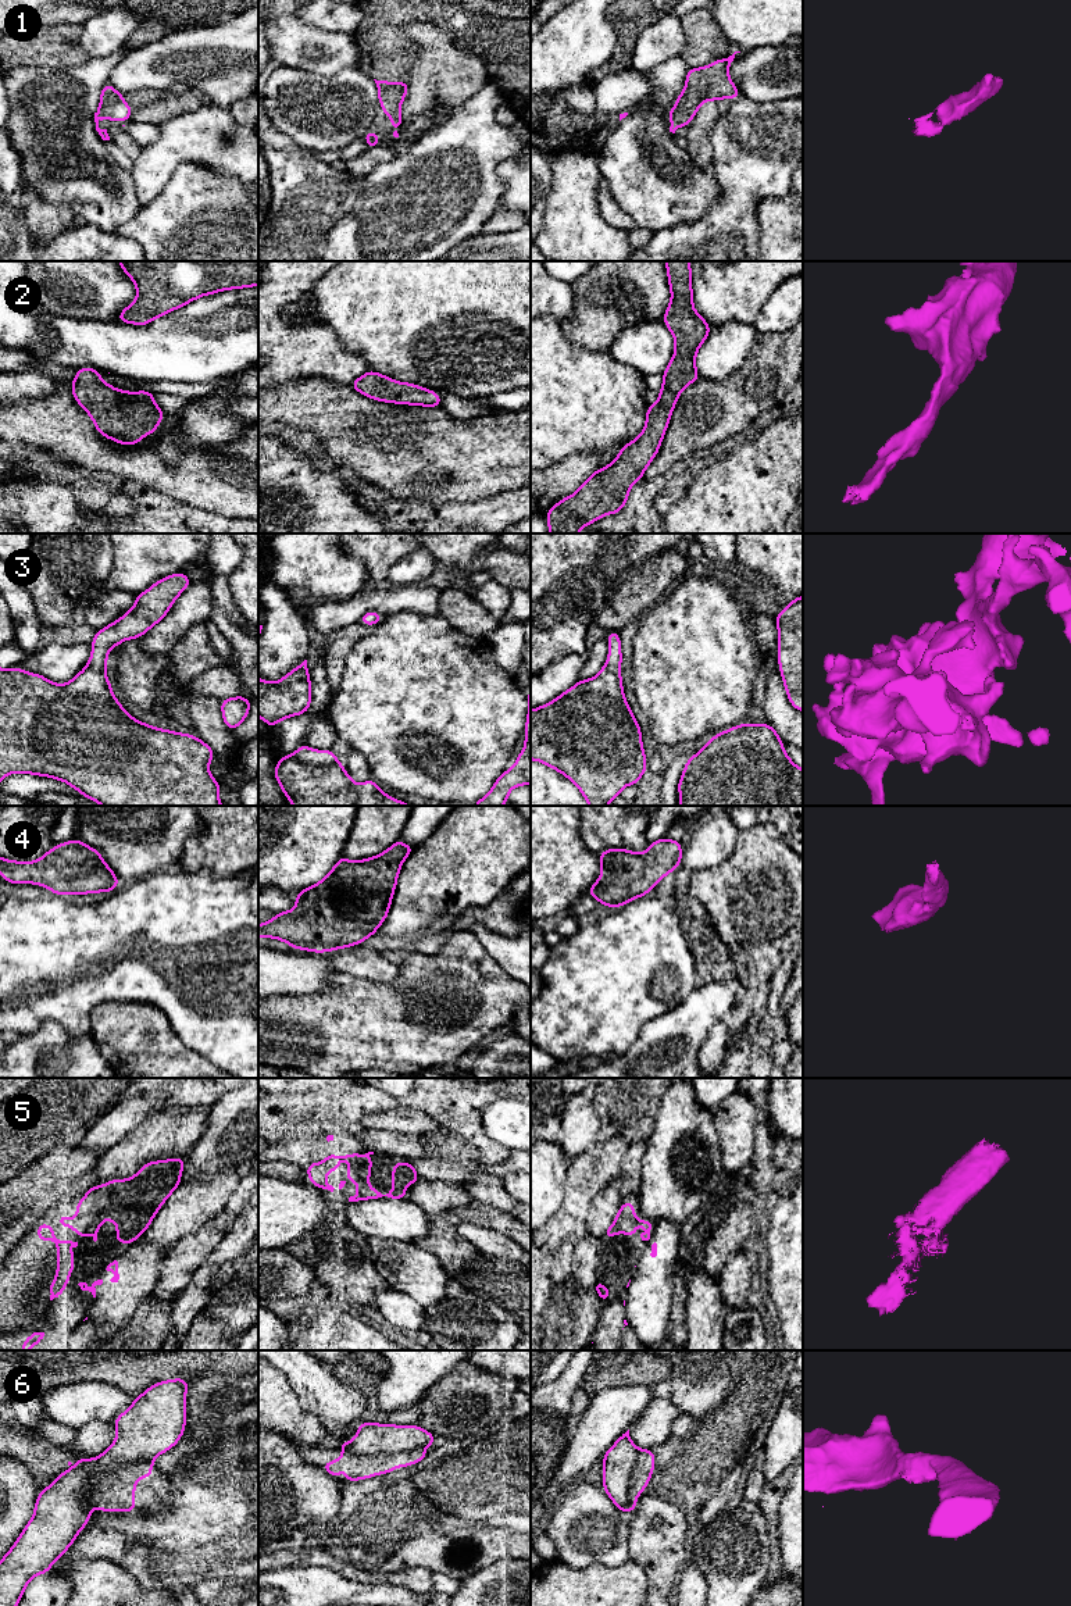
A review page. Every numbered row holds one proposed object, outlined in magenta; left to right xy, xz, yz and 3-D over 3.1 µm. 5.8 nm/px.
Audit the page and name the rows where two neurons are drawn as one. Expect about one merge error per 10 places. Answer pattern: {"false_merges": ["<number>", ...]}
{"false_merges": ["6"]}

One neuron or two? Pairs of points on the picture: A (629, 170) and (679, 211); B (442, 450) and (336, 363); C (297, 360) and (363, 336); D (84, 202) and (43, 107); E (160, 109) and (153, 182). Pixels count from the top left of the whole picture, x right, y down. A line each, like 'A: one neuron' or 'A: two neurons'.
A: one neuron
B: two neurons
C: two neurons
D: one neuron
E: two neurons

